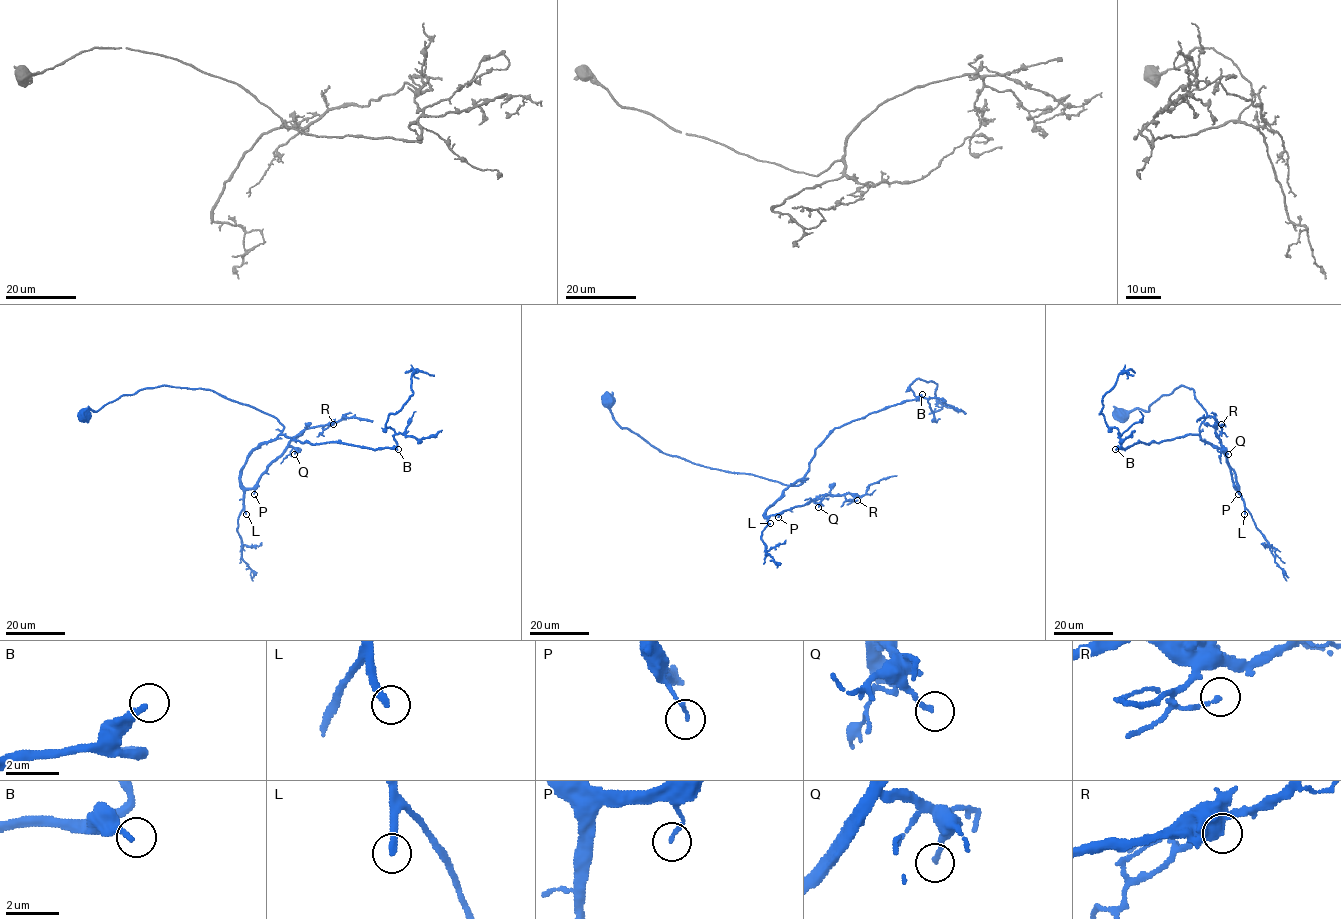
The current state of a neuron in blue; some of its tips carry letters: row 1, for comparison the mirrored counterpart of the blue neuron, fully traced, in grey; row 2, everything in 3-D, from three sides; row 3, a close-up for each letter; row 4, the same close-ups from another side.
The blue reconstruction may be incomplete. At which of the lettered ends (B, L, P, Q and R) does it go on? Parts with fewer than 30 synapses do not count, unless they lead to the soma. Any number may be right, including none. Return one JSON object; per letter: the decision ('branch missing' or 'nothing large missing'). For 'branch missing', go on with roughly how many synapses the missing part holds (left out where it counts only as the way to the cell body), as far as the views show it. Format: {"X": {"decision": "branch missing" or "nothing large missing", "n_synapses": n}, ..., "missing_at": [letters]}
{"B": {"decision": "nothing large missing"}, "L": {"decision": "branch missing", "n_synapses": 60}, "P": {"decision": "nothing large missing"}, "Q": {"decision": "nothing large missing"}, "R": {"decision": "nothing large missing"}, "missing_at": ["L"]}

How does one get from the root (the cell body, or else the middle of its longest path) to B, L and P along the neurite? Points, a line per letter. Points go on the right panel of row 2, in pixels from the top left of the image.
B: (1121, 415), (1135, 409), (1148, 411), (1161, 395), (1179, 386), (1191, 388), (1206, 412), (1199, 434), (1115, 449)
L: (1121, 415), (1135, 409), (1148, 411), (1179, 386), (1191, 388), (1206, 412), (1199, 437), (1225, 456), (1244, 514)
P: (1121, 415), (1135, 409), (1148, 411), (1179, 386), (1191, 388), (1206, 412), (1199, 437), (1224, 454), (1238, 494)

